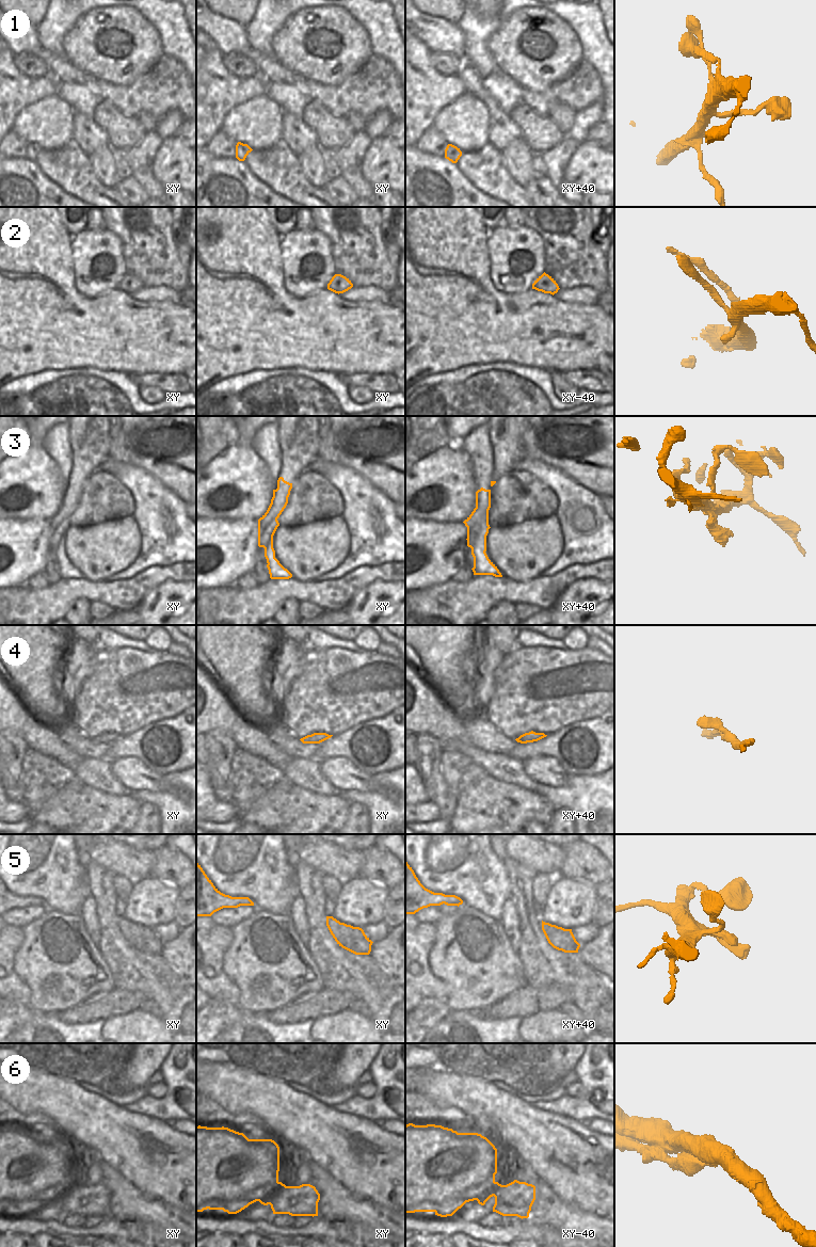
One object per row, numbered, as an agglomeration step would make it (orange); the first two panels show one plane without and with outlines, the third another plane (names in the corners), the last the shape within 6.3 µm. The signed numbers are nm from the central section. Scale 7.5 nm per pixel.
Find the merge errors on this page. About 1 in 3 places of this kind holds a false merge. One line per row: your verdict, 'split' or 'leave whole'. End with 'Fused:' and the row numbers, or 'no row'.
1: leave whole
2: leave whole
3: split
4: leave whole
5: leave whole
6: leave whole
Fused: 3

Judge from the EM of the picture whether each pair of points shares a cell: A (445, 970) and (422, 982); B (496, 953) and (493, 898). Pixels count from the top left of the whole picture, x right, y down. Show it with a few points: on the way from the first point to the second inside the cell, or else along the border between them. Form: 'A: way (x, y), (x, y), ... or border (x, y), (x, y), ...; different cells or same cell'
A: border (429, 950), (429, 968), (447, 986), (447, 997); different cells
B: border (472, 907), (498, 921); different cells

